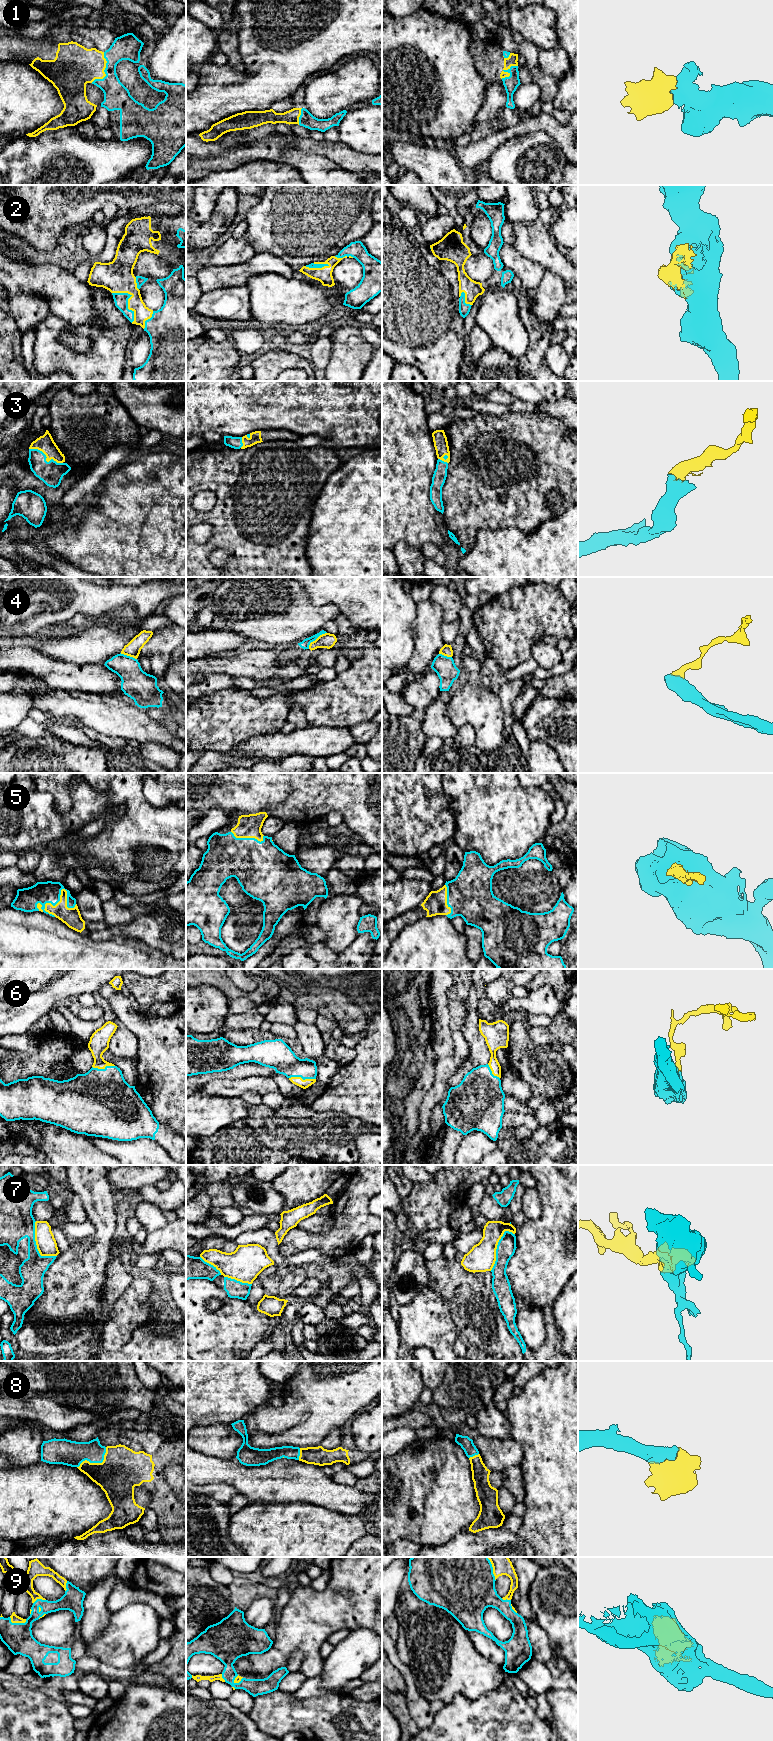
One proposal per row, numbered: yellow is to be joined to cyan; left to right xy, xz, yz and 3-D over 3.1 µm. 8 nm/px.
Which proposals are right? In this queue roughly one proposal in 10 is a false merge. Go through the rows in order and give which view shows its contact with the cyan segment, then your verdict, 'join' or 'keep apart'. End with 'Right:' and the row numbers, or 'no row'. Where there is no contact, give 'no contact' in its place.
1: meets cyan in xy; join
2: meets cyan in xy; join
3: meets cyan in xy; join
4: meets cyan in xz; keep apart
5: meets cyan in xy; join
6: meets cyan in xz; join
7: meets cyan in xy; keep apart
8: meets cyan in xy; join
9: meets cyan in xy; join
Right: 1, 2, 3, 5, 6, 8, 9

